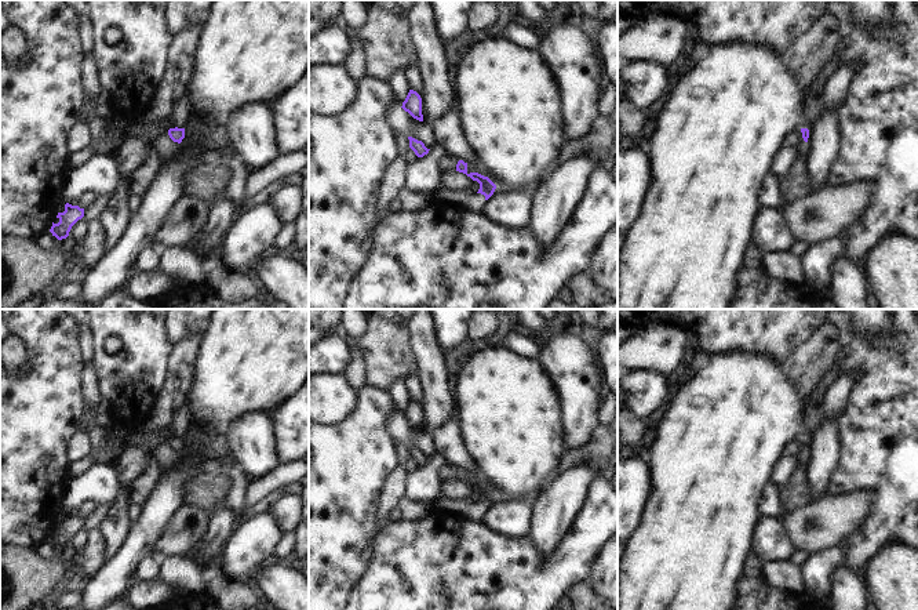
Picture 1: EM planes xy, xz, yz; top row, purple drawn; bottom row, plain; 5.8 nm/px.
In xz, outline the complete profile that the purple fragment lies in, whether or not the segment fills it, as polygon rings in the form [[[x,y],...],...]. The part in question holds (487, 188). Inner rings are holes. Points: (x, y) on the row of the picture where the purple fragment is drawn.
[[[459,160],[456,171],[466,174],[473,181],[480,184],[477,193],[469,190],[453,190],[449,197],[458,201],[463,208],[471,213],[481,213],[484,203],[493,195],[496,185],[488,178],[478,173],[467,173],[467,163]]]

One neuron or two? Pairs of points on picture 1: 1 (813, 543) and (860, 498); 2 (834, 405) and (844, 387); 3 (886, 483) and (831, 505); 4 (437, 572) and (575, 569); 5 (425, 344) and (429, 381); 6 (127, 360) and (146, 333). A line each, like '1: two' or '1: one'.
1: one
2: one
3: two
4: one
5: one
6: one

